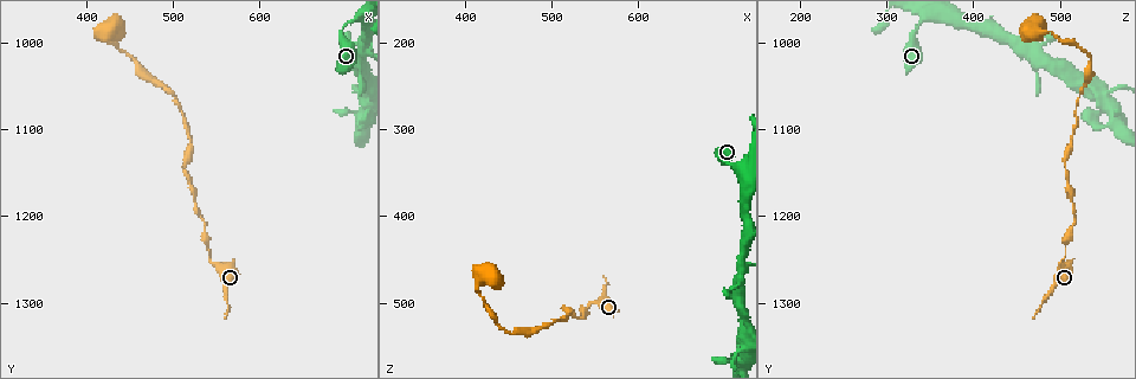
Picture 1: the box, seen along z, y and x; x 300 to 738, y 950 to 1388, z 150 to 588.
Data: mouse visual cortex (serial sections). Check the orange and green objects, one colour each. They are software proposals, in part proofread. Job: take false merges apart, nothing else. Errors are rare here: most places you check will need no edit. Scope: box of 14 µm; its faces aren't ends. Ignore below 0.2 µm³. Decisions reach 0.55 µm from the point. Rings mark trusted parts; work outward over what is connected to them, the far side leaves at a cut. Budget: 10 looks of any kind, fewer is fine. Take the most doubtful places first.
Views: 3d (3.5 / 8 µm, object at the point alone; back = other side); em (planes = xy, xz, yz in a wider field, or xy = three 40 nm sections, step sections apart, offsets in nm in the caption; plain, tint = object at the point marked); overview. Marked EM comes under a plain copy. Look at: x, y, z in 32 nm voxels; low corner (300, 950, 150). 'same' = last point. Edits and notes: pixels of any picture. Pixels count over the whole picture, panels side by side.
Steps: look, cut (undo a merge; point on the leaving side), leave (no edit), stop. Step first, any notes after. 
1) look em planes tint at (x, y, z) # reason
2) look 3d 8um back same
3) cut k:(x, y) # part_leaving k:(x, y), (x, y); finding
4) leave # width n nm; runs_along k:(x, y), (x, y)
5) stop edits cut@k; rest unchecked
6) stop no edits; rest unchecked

look 3d 8um at (715, 1095, 555) # thin neck

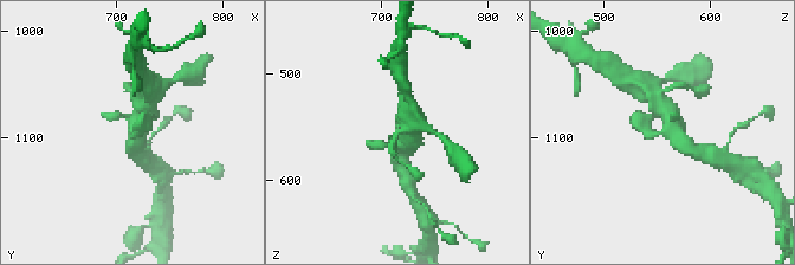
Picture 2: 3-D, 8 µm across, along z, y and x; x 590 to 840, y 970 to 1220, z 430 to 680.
look em planes tint at (714, 1094, 554) # shape alone is not enough

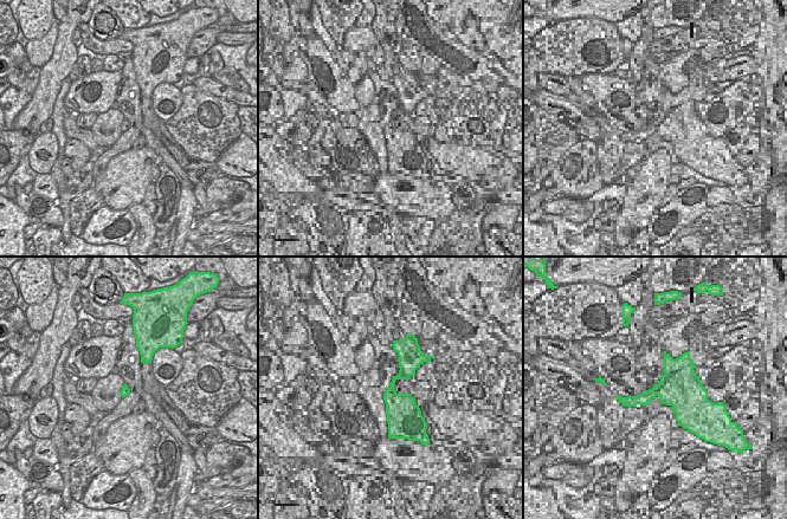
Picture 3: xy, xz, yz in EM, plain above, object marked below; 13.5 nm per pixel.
leave # continuous, no second cell

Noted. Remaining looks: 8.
look 3d 3.5um at (535, 1200, 520) # a narrow waist

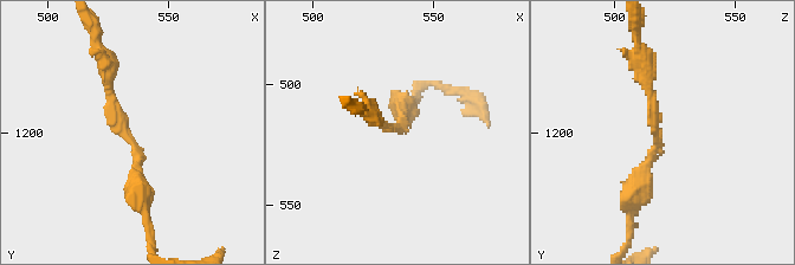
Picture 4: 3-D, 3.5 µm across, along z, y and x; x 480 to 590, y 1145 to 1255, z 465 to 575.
look em xy step 2 tint at (530, 1197, 516) # arm_widths 200, 250 nm; shape alone is not enough

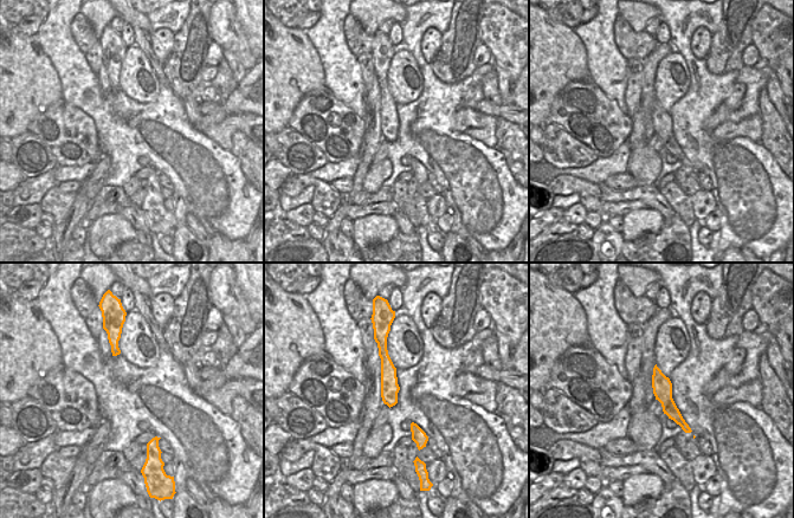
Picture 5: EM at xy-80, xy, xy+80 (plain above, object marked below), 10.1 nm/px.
leave # runs_along 4:(139, 196), (135, 146), (117, 124), (102, 55); all the same cell

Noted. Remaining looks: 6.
look 3d 3.5um back at (510, 1090, 515) # narrows sharply

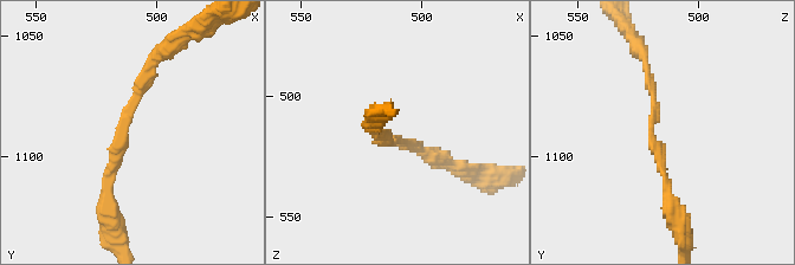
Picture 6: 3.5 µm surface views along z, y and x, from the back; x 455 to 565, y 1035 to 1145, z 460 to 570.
look em xy step 2 tint at (514, 1087, 520) # arm_widths 150, 150 nm

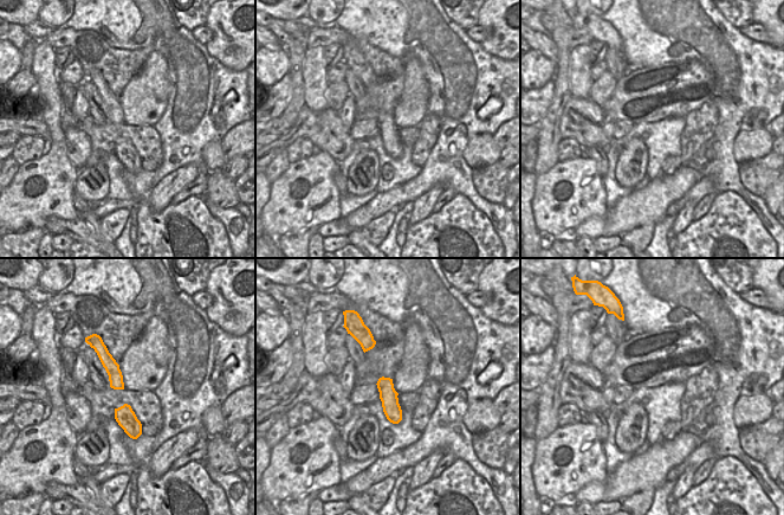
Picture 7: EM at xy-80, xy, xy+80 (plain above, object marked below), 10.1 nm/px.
leave # runs_along 7:(98, 347), (121, 386); all the same cell

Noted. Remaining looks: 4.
look 3d 3.5um at (445, 1010, 530) # narrows sharply

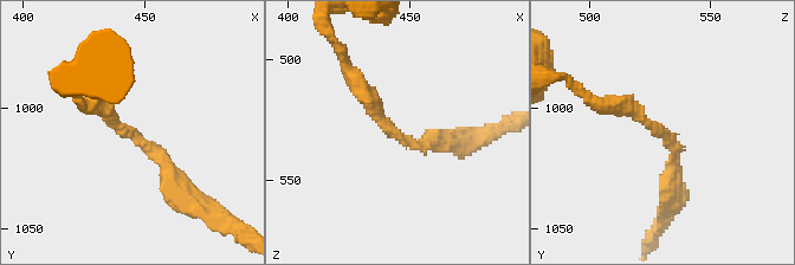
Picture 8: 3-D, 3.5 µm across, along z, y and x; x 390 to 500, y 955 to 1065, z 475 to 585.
look em xy step 2 tint at (443, 1010, 530) # arm_widths 200, 250 nm; now the EM

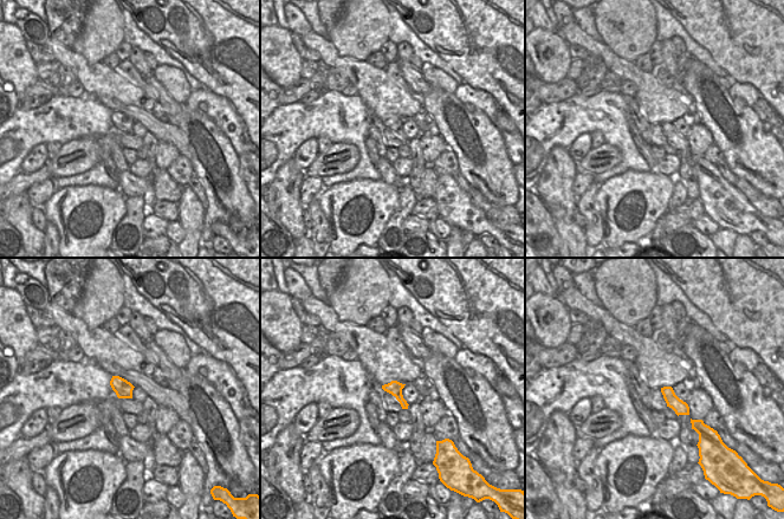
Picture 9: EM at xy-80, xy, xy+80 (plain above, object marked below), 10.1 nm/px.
leave # runs_along 8:(175, 188), (146, 144), (88, 104); all the same cell

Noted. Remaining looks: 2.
stop no edits; rest unchecked

